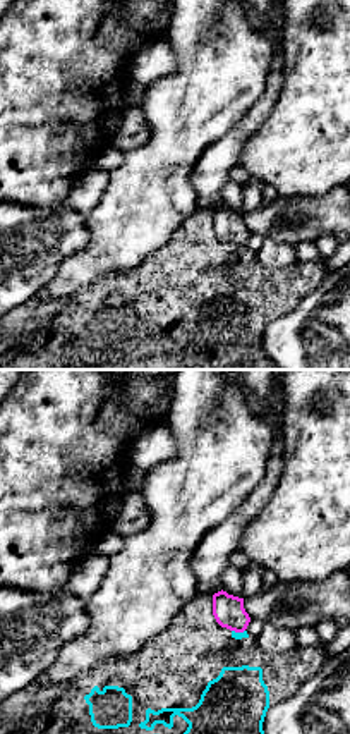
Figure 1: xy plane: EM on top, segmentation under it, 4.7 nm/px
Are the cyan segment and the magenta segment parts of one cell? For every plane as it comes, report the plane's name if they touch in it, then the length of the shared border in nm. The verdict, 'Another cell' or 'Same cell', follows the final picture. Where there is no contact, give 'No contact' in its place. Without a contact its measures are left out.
Touches cyan in xy. Shared border 60 nm

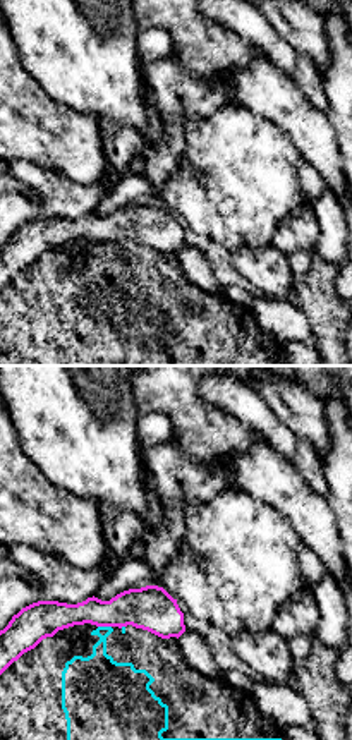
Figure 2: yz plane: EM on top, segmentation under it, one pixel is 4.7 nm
Touches cyan in yz. Shared border 60 nm

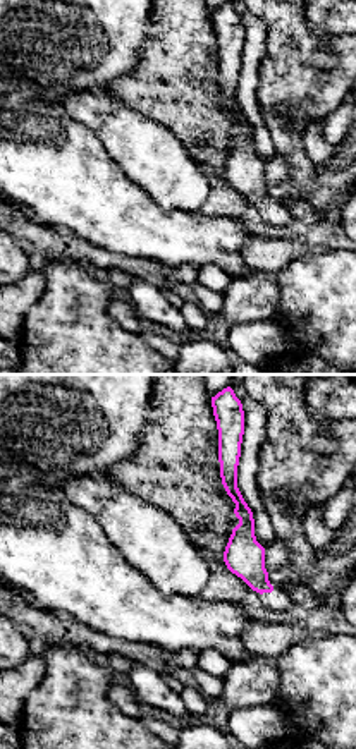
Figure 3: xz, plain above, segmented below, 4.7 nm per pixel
No contact

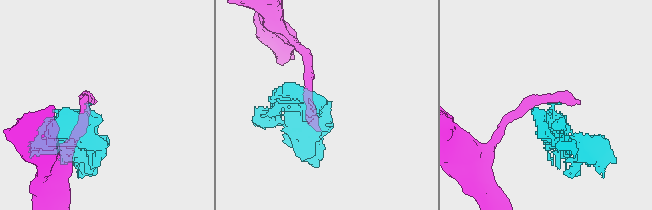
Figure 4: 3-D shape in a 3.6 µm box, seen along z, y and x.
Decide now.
Another cell

